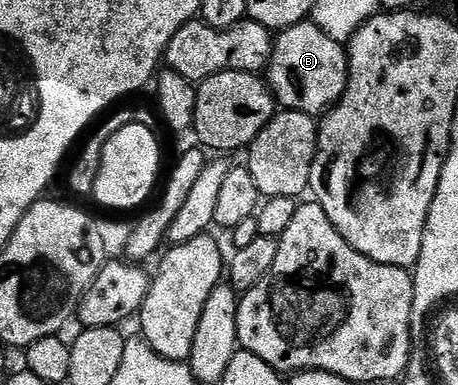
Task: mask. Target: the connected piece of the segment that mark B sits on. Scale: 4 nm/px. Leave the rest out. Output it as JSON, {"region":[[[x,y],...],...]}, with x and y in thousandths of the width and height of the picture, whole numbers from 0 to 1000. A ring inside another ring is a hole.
{"region":[[[677,52],[616,78],[600,101],[583,182],[583,218],[616,286],[642,283],[686,309],[727,281],[762,213],[762,140],[755,119],[723,101]]]}

